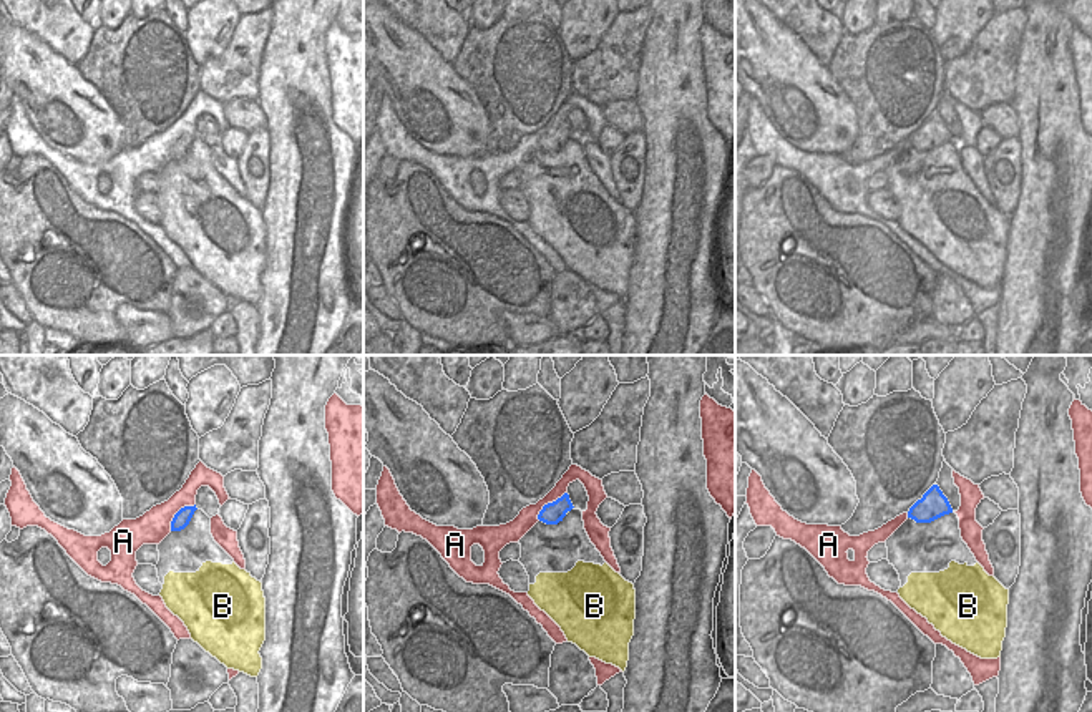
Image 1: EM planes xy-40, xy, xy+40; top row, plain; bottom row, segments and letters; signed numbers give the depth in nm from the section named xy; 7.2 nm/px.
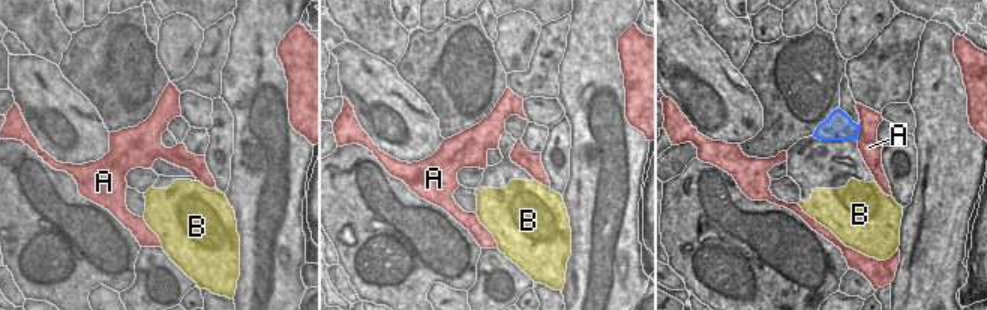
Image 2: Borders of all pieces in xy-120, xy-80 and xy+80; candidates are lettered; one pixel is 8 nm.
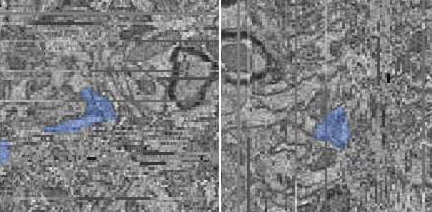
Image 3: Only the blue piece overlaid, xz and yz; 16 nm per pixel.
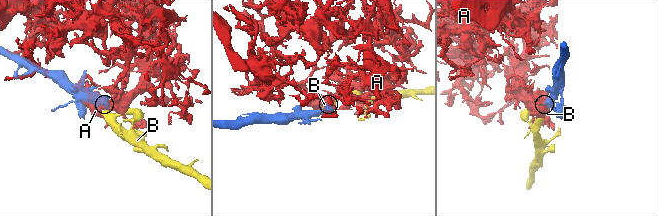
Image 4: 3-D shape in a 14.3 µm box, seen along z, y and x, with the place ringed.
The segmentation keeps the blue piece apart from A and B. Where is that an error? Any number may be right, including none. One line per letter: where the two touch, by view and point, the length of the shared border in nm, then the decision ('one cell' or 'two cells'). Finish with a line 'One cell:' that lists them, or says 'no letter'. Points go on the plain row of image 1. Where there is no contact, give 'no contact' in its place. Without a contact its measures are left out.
A: xy (548, 131) | 300 nm | two cells
B: xy (566, 140) | 50 nm | one cell
One cell: B

